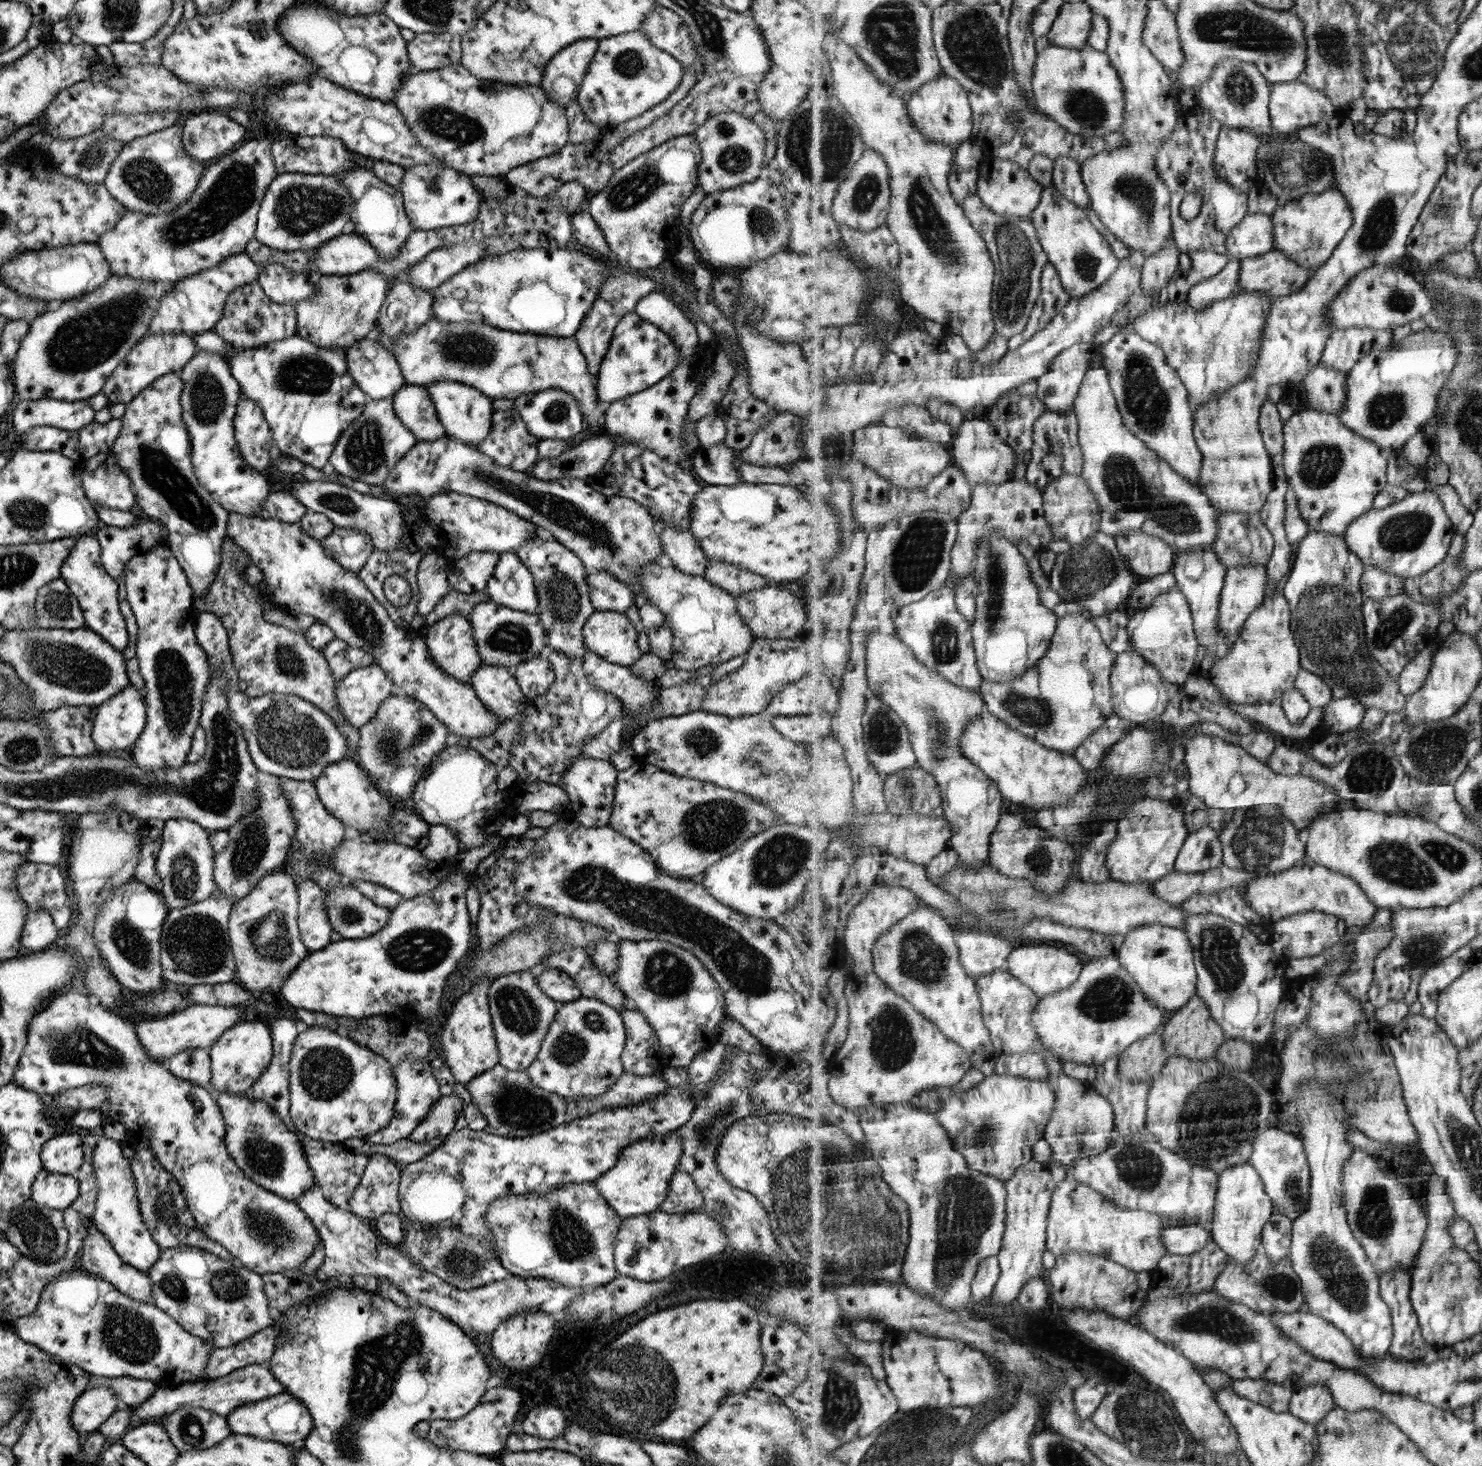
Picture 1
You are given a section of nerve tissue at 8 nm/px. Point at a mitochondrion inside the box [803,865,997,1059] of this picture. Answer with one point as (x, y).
(922, 959)

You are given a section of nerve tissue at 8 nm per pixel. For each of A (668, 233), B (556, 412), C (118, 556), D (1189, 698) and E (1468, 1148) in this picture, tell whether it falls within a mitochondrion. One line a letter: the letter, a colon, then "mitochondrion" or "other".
A: other
B: mitochondrion
C: other
D: other
E: mitochondrion

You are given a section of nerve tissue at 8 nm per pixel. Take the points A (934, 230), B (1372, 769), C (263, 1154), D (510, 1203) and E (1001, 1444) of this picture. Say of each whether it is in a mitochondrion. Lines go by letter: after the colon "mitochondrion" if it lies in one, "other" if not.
A: mitochondrion
B: mitochondrion
C: mitochondrion
D: other
E: other

